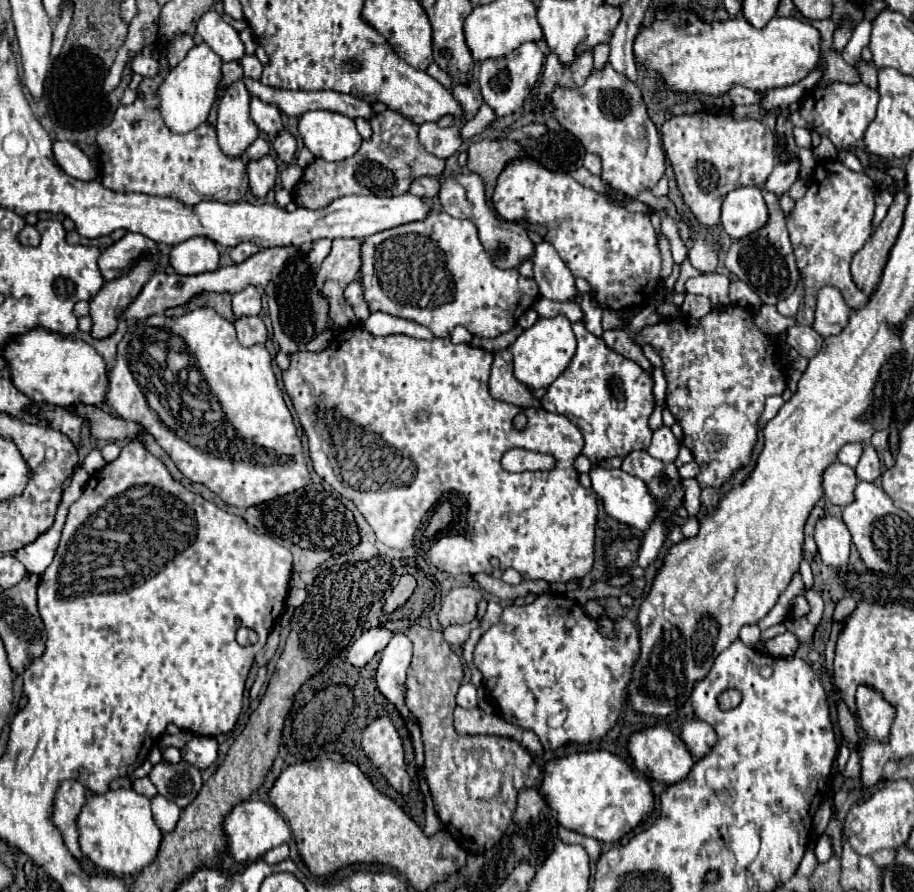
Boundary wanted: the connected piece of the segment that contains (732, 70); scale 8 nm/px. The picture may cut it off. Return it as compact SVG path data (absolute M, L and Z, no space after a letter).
M655 8L653 22L649 26L639 28L633 42L635 62L645 68L661 74L663 82L669 90L681 94L705 94L705 96L721 96L731 90L731 86L741 84L751 90L771 90L799 82L813 68L817 68L821 58L819 48L819 32L797 18L781 18L773 16L765 28L751 26L745 18L727 18L717 22L705 22L693 10L663 10Z

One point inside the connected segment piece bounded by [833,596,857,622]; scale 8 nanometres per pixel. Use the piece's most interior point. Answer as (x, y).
(844, 606)

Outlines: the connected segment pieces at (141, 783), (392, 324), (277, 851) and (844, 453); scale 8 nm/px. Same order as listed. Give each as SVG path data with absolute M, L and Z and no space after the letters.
M145 776L145 778L137 778L137 780L133 780L133 790L139 792L139 794L143 794L143 796L147 796L147 798L153 798L153 796L157 794L155 786L151 784L151 780L149 780L147 776Z
M373 312L361 326L373 336L407 334L407 336L413 336L413 338L425 338L425 340L431 338L429 328L415 324L415 322L409 322L409 320L403 320L403 318L383 314L383 312Z
M282 844L281 846L272 848L263 856L263 860L268 864L279 864L279 862L283 862L287 860L290 855L290 849L288 844Z
M847 444L847 446L841 448L837 460L841 464L847 464L847 466L855 468L857 462L859 462L859 458L861 458L861 454L863 454L863 444Z

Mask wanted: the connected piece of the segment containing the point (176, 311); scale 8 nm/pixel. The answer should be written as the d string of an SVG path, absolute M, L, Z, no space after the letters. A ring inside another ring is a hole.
M201 294L201 296L193 298L189 304L179 306L179 308L171 308L171 310L167 310L165 314L167 314L167 316L183 316L183 314L195 310L195 308L201 308L201 306L213 308L219 316L223 316L223 318L229 320L229 322L233 322L231 294Z

